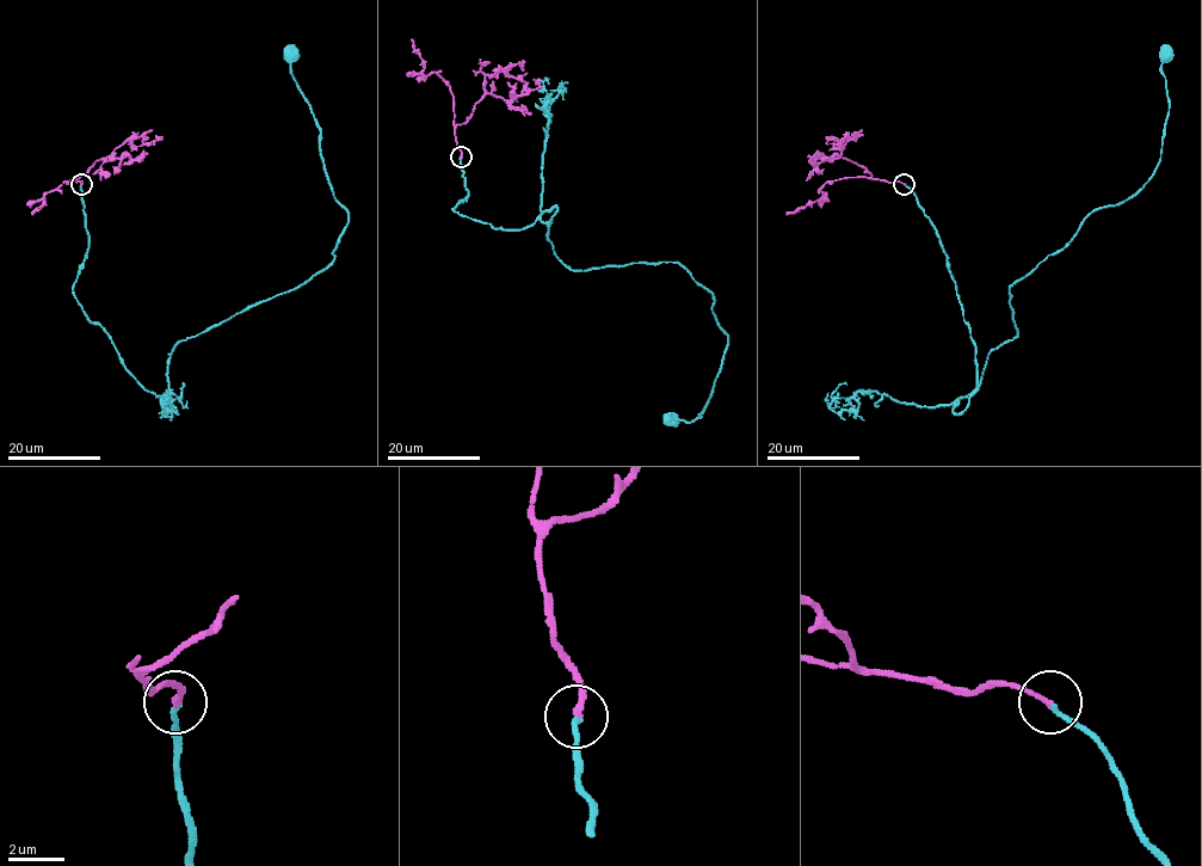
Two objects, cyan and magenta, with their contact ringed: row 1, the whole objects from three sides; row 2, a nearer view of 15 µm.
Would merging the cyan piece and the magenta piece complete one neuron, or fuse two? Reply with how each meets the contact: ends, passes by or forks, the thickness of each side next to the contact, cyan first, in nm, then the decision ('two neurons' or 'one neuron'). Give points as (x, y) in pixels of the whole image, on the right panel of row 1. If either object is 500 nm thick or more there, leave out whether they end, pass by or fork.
cyan ends; magenta ends; calibres 180 and 190 nm; one neuron

